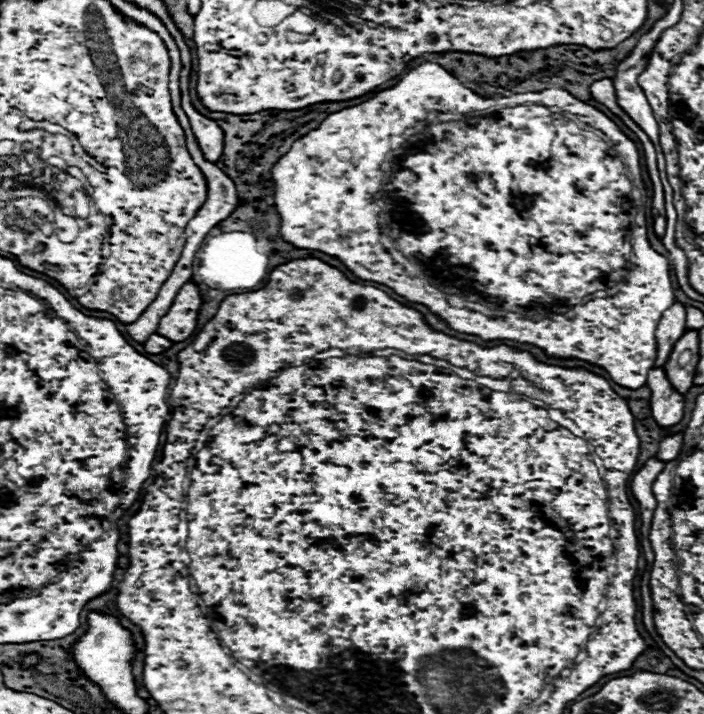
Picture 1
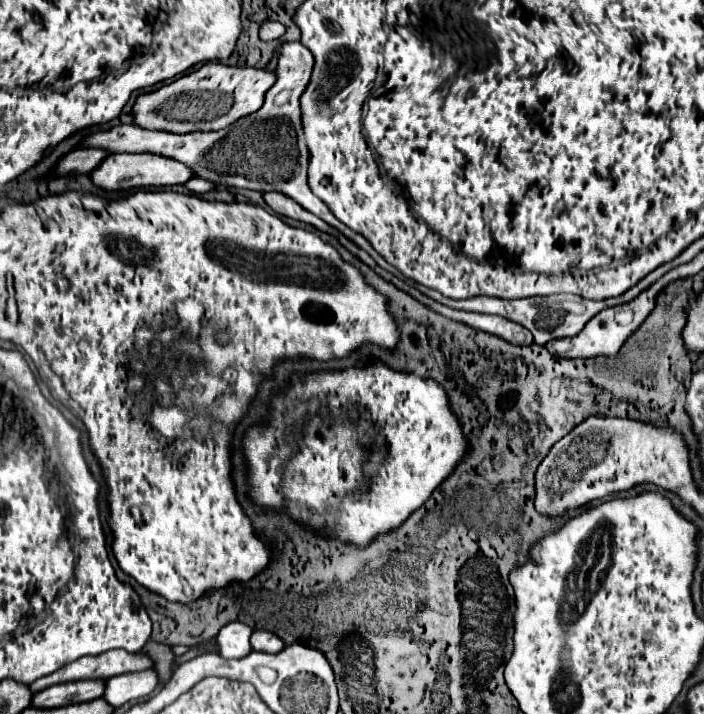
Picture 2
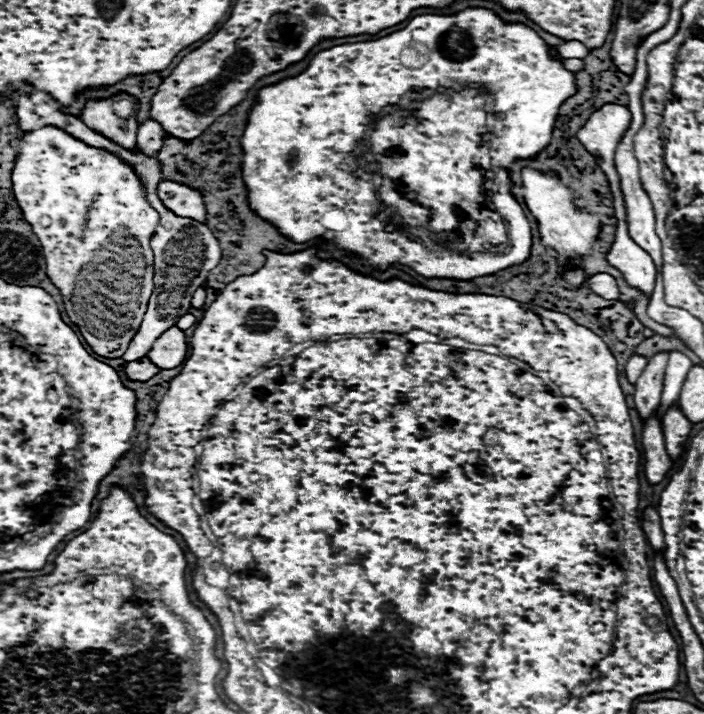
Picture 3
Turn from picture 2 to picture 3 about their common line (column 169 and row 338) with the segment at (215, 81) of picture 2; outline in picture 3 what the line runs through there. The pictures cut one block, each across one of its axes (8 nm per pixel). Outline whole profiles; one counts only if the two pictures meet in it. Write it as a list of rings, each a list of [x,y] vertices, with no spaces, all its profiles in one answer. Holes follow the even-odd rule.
[[[56,126],[28,130],[22,142],[10,174],[12,194],[24,220],[32,226],[32,232],[42,244],[48,278],[62,292],[64,310],[78,326],[88,346],[100,356],[120,358],[138,332],[154,290],[154,254],[150,252],[150,238],[156,232],[160,216],[146,200],[146,186],[140,182],[134,168],[114,152],[92,148]]]

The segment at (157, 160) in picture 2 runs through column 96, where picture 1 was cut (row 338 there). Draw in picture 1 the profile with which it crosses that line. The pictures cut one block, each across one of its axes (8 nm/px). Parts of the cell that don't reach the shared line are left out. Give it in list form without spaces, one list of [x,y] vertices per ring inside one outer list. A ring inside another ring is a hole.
[[[194,282],[184,284],[184,288],[178,292],[172,308],[162,316],[156,334],[166,336],[172,342],[186,340],[196,330],[198,310],[200,310],[202,298]]]

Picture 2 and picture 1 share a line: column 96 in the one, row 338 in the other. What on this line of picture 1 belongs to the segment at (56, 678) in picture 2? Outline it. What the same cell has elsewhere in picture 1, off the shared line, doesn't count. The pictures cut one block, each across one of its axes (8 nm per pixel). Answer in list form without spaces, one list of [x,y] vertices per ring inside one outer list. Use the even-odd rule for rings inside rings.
[[[676,302],[672,304],[672,308],[668,308],[668,312],[664,312],[662,320],[660,320],[660,328],[656,330],[656,344],[658,344],[658,354],[656,354],[656,368],[664,366],[672,346],[676,344],[676,340],[686,332],[686,308],[684,304]]]

